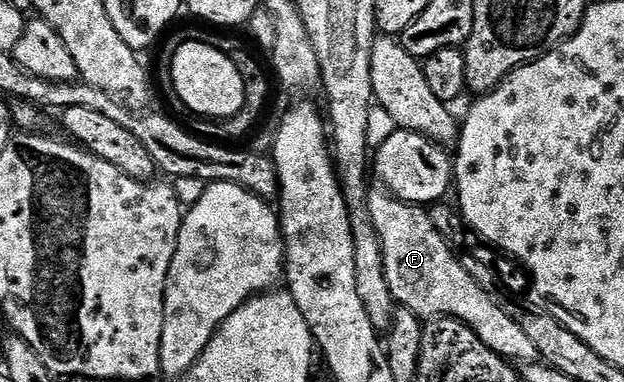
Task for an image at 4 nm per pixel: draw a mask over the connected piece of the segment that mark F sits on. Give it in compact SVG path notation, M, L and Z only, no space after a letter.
M378 189L379 191L372 190L367 196L367 204L369 205L369 213L371 214L371 223L377 229L377 237L381 241L381 253L385 261L385 281L389 281L389 289L391 296L394 297L398 306L409 309L414 315L419 316L420 319L426 321L429 319L438 319L446 317L449 319L459 319L463 323L469 325L469 329L473 329L473 333L477 333L477 337L481 337L481 341L485 341L485 345L489 345L489 349L493 349L493 353L497 353L503 359L514 361L516 364L522 365L524 363L533 363L539 359L536 347L533 346L533 340L527 336L524 331L517 326L517 321L509 321L509 317L505 317L505 309L501 309L492 296L485 293L485 289L481 285L477 285L477 281L471 276L470 271L463 266L460 256L454 255L451 252L452 244L444 239L443 234L433 225L430 214L422 206L413 203L403 203L400 199L396 199L394 195L388 193L386 190Z

